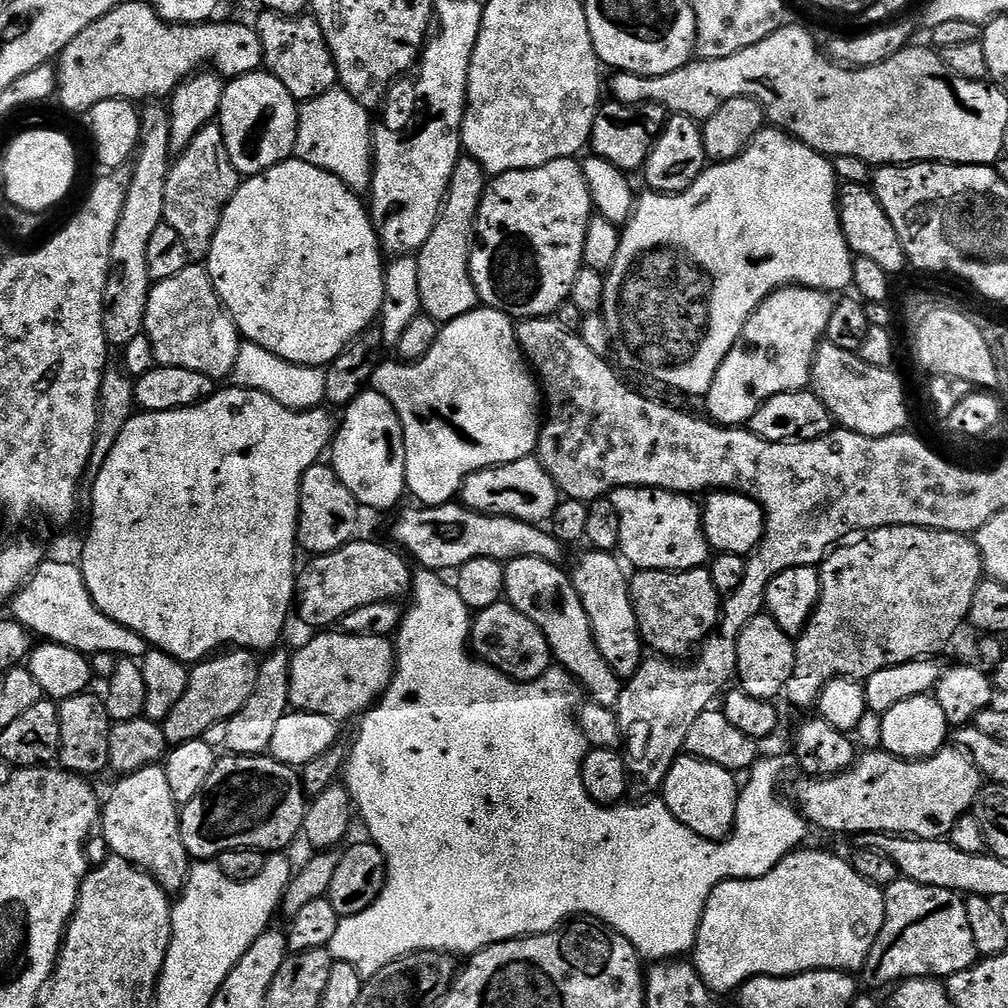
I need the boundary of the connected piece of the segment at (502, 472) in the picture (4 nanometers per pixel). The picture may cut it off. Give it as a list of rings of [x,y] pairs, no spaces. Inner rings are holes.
[[[529,458],[499,464],[497,468],[483,468],[480,472],[470,474],[460,487],[458,500],[464,507],[487,516],[509,516],[540,524],[551,521],[556,515],[556,508],[562,503],[562,493],[539,459]]]

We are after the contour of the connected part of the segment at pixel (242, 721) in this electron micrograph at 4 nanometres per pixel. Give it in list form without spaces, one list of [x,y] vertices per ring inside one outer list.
[[[272,650],[260,660],[258,678],[254,681],[254,691],[250,699],[238,714],[228,720],[226,726],[226,742],[224,748],[234,756],[263,756],[269,751],[274,742],[274,733],[278,722],[290,711],[290,666],[292,657],[286,651]]]

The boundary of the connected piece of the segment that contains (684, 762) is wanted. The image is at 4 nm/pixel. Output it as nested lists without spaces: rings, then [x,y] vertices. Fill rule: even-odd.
[[[684,754],[674,762],[666,778],[662,799],[674,818],[694,830],[694,834],[717,842],[727,840],[736,826],[736,811],[740,801],[741,785],[736,784],[736,780],[737,777],[722,766],[714,766],[697,756]]]

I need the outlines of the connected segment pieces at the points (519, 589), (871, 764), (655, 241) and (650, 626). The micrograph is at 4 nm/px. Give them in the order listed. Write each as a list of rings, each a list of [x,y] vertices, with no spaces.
[[[518,558],[504,564],[504,595],[534,626],[542,630],[550,646],[555,663],[572,675],[579,687],[588,692],[590,700],[603,707],[615,709],[622,681],[606,666],[606,658],[596,645],[586,610],[572,585],[571,575],[563,572],[560,564],[551,564],[542,558]]]
[[[945,746],[932,756],[927,756],[924,760],[903,760],[894,754],[883,750],[875,750],[876,752],[868,752],[859,757],[852,767],[846,769],[845,772],[838,773],[837,776],[826,776],[823,778],[800,778],[796,785],[792,788],[791,799],[794,801],[795,807],[799,809],[809,825],[821,828],[824,832],[856,832],[855,834],[883,834],[885,836],[913,836],[916,840],[922,838],[930,838],[931,840],[943,840],[951,837],[954,830],[954,822],[958,822],[958,818],[969,815],[973,811],[974,805],[977,803],[978,797],[982,792],[982,777],[980,771],[974,766],[974,762],[963,748],[955,746]]]
[[[775,126],[765,127],[763,132],[758,133],[738,158],[727,160],[724,164],[713,163],[705,167],[704,173],[685,192],[657,194],[648,190],[645,193],[645,196],[641,195],[637,199],[636,206],[632,209],[632,217],[623,225],[618,254],[615,255],[614,262],[608,267],[607,272],[603,273],[604,293],[600,299],[600,312],[604,318],[608,337],[612,339],[611,351],[614,356],[616,352],[615,363],[625,373],[628,371],[637,372],[640,376],[653,376],[658,383],[665,384],[676,392],[685,392],[688,396],[700,396],[700,398],[707,397],[710,386],[714,382],[714,374],[718,374],[718,366],[722,366],[726,354],[730,354],[750,314],[754,314],[756,307],[772,292],[785,286],[799,286],[817,288],[819,292],[829,294],[840,294],[852,288],[854,253],[842,234],[838,207],[838,181],[833,161],[824,153],[815,152],[795,136],[789,136]]]
[[[691,568],[685,572],[637,571],[635,575],[636,577],[634,575],[631,577],[628,593],[632,596],[640,639],[645,649],[652,651],[653,648],[656,651],[653,653],[664,658],[691,657],[712,635],[712,631],[716,629],[716,623],[720,621],[722,597],[720,591],[714,586],[714,578],[710,578],[708,568]]]

